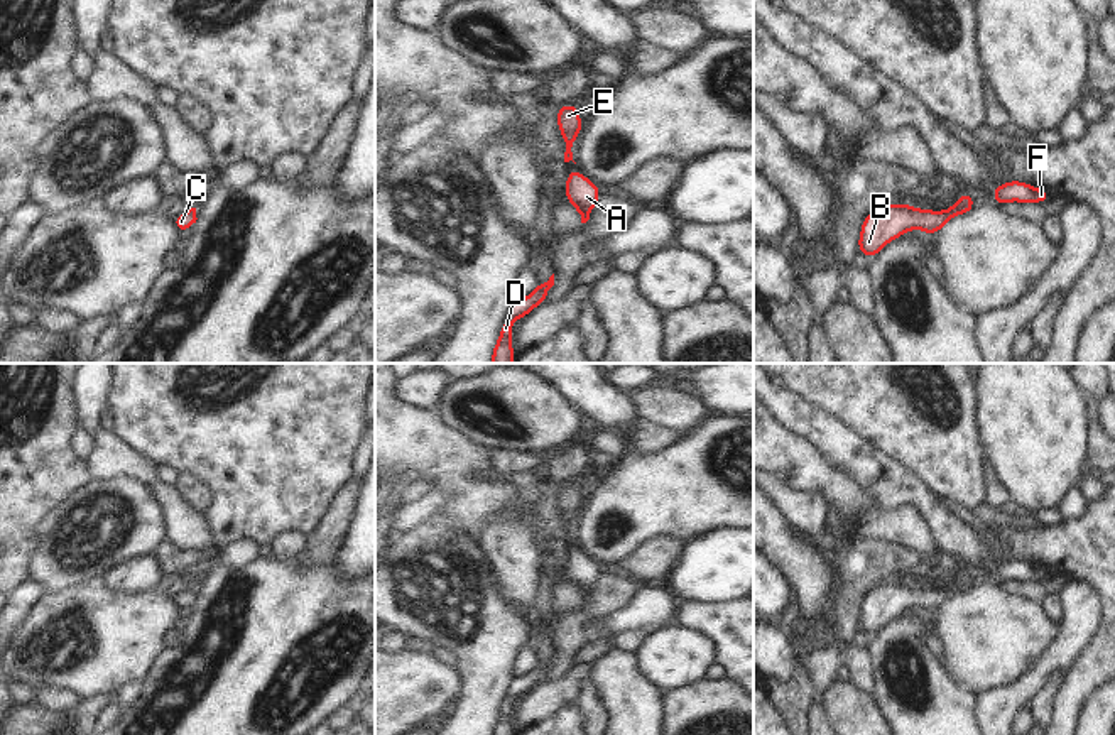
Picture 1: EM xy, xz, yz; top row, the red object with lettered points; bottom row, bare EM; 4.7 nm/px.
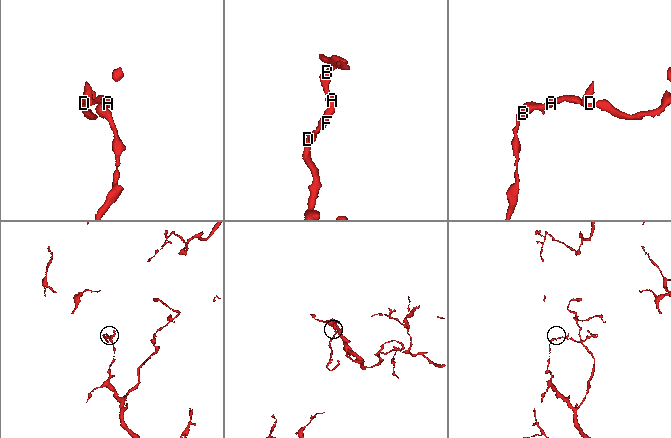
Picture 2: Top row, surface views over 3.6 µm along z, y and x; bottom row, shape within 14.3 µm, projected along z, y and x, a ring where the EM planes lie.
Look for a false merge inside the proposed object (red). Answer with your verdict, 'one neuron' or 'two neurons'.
one neuron

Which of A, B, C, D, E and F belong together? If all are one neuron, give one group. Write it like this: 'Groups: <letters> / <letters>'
Groups: A B C D E F

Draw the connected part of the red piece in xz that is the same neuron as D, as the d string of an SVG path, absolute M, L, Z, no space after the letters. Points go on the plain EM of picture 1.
M554 652L549 656L547 661L536 662L530 674L525 674L522 678L512 678L507 698L500 706L498 720L492 728L492 735L515 735L512 728L512 718L515 710L510 706L510 703L527 694L534 686L544 683L546 674L552 664L554 664Z

